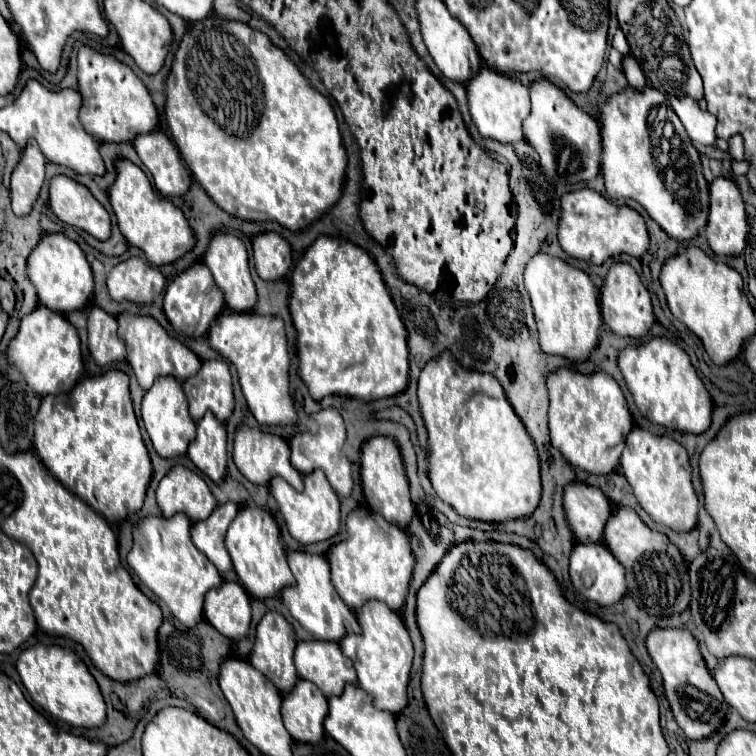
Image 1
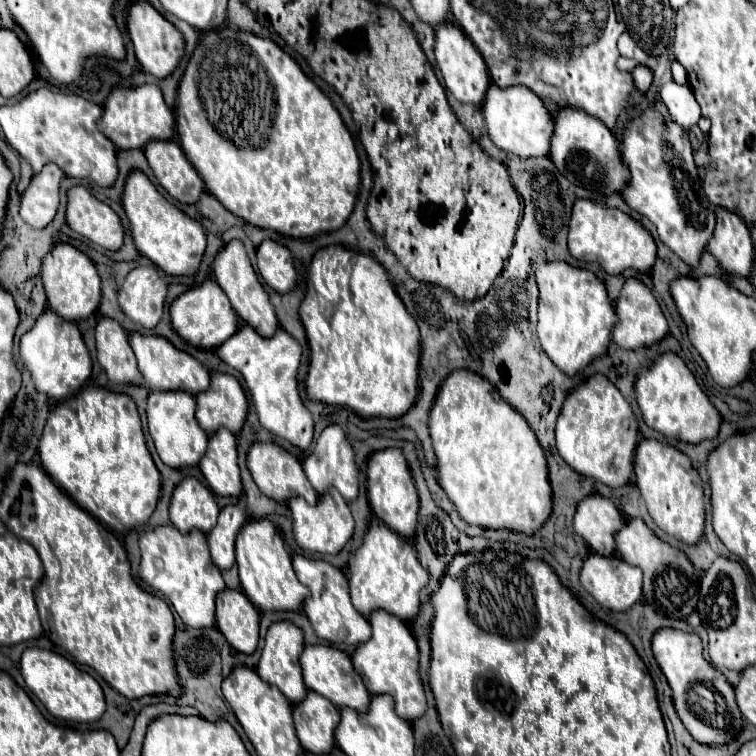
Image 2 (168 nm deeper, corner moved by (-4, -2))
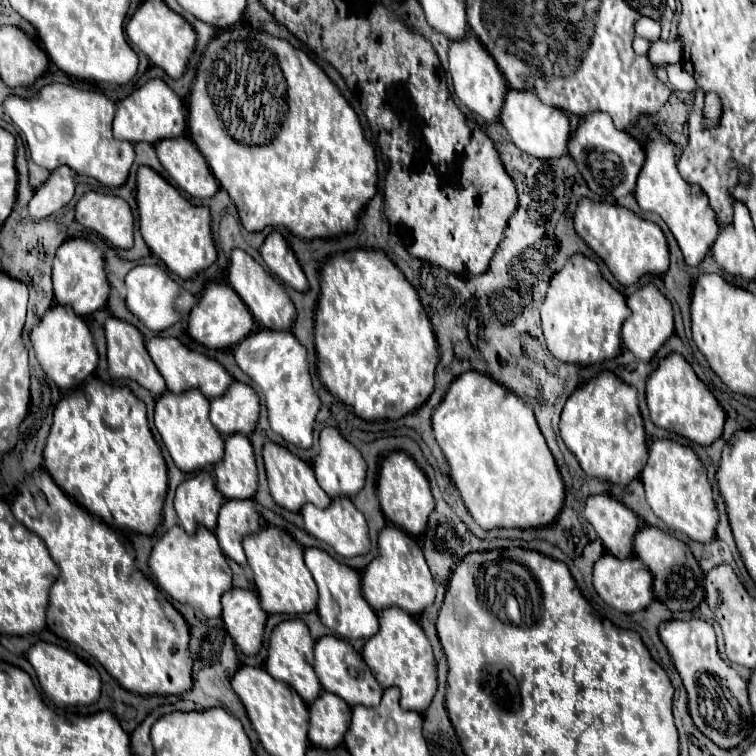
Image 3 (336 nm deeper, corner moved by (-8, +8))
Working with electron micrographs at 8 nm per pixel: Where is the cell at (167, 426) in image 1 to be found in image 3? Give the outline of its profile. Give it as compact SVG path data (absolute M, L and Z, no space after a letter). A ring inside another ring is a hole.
M192 388L180 394L174 394L174 392L160 394L156 398L154 424L174 464L182 472L192 472L208 464L220 462L220 456L224 452L224 440L216 432L216 428L212 428L212 422L208 420L208 398L200 390Z

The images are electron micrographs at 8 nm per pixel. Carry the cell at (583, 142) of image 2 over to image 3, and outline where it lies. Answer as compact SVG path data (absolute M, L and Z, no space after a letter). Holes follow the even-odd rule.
M590 112L582 118L580 126L568 140L568 156L576 162L580 174L588 182L590 190L602 200L616 200L634 192L636 178L644 164L644 148L624 130L616 130L612 118L604 112Z

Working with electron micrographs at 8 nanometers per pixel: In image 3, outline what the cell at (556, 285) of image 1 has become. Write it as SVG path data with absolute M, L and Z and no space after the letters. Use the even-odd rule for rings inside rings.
M574 254L550 280L542 304L542 330L554 358L588 366L610 360L620 352L620 328L628 316L630 308L626 306L626 298L610 286L598 264L584 254Z

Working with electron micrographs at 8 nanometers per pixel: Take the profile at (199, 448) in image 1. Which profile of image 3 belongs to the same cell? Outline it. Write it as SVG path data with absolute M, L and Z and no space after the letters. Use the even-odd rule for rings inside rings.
M236 432L224 438L224 458L214 466L216 486L226 498L252 498L258 488L258 470L248 436Z

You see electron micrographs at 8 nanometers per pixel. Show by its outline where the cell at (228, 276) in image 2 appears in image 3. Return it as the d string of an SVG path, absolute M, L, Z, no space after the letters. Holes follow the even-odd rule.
M234 248L230 254L230 266L228 266L228 282L236 290L236 294L242 298L242 302L248 306L252 312L254 320L262 328L276 328L276 330L290 330L292 322L296 318L296 308L290 302L288 294L284 292L282 286L260 266L256 264L244 250Z

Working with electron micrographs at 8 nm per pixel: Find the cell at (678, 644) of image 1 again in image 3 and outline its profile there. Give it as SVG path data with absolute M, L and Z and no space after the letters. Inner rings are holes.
M668 620L660 624L658 634L684 682L690 716L696 728L716 746L736 748L752 728L752 710L748 704L746 682L718 654L714 628L704 620Z

